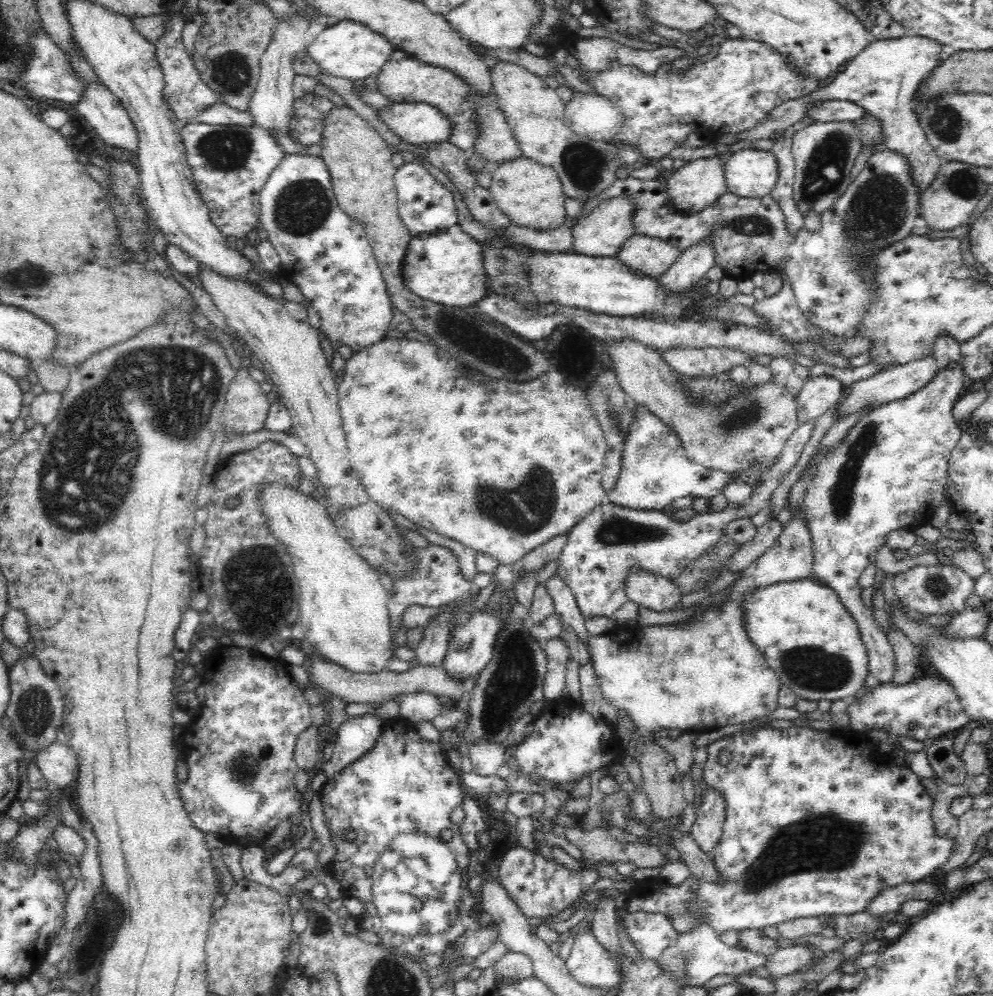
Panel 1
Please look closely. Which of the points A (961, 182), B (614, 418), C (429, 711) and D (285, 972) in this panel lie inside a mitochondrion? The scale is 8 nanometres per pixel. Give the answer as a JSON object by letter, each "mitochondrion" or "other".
{"A":"mitochondrion","B":"mitochondrion","C":"other","D":"other"}

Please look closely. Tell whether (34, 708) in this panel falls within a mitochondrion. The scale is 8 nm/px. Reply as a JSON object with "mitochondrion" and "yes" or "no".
{"mitochondrion":"yes"}

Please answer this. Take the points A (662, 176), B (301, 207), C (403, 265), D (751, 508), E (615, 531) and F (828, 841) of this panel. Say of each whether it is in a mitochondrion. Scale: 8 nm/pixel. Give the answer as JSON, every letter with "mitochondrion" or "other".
{"A":"other","B":"mitochondrion","C":"other","D":"other","E":"mitochondrion","F":"mitochondrion"}

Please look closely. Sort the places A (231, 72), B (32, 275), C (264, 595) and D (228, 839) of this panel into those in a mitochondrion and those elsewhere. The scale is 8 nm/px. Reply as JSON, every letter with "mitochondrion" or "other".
{"A":"mitochondrion","B":"mitochondrion","C":"mitochondrion","D":"other"}

